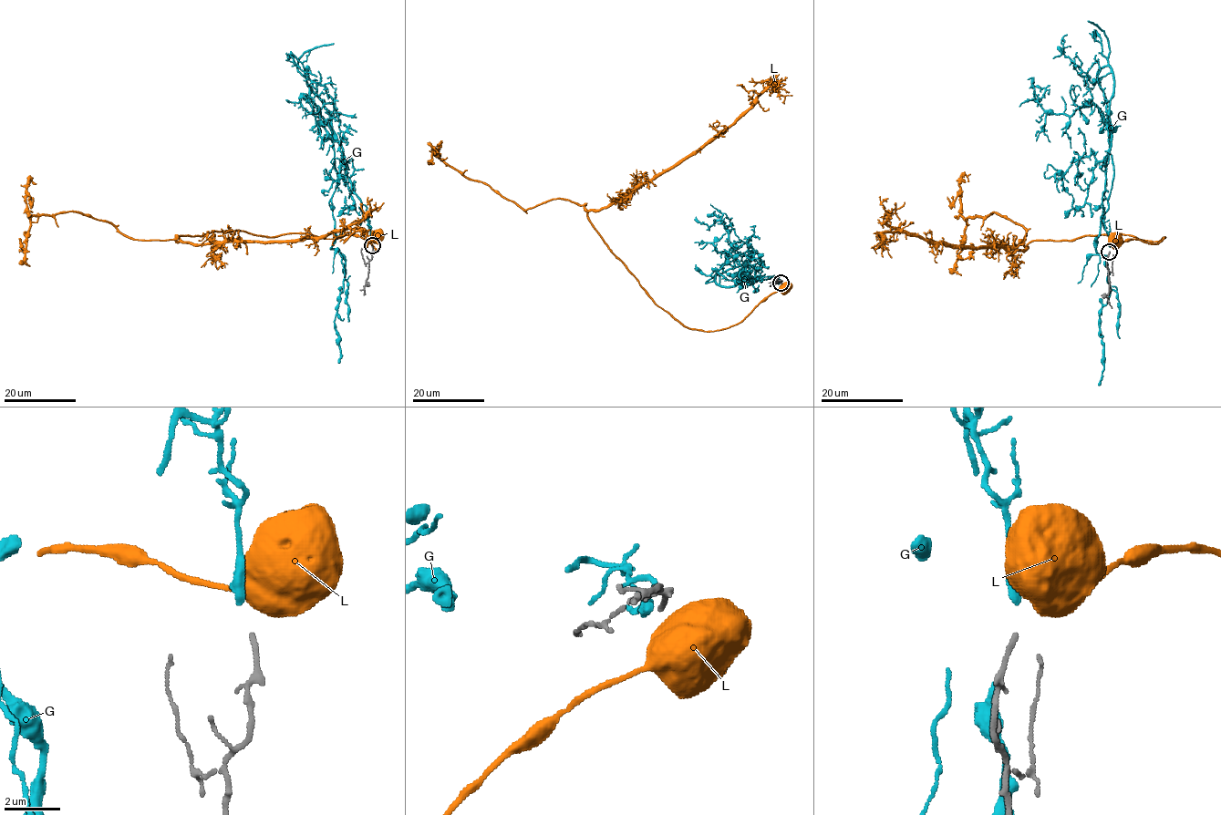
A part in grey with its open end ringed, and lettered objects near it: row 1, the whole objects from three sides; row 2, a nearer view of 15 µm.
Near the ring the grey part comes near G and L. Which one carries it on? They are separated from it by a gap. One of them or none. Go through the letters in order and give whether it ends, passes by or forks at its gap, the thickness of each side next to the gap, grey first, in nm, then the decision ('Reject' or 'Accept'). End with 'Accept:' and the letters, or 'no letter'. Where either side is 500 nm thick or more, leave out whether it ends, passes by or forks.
G: It ends there. Thickness 190 nm (grey) against 340 nm. Accept
L: Thickness 190 nm (grey) against 800 nm. Reject
Accept: G

